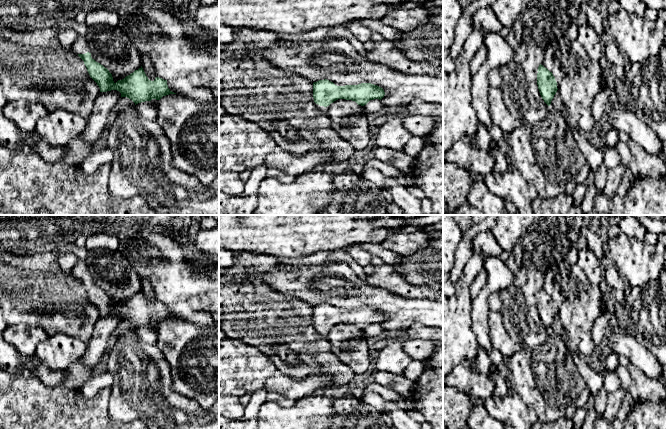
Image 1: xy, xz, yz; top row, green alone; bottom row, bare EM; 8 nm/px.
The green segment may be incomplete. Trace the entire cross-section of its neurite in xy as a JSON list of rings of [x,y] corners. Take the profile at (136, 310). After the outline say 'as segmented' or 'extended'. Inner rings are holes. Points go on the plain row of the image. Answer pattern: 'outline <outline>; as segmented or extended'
outline [[[79,259],[70,274],[84,285],[90,301],[97,307],[100,316],[117,314],[121,321],[131,323],[135,329],[176,318],[168,312],[167,304],[159,301],[154,305],[149,304],[142,290],[115,307],[109,294],[93,283],[88,259]]]; extended

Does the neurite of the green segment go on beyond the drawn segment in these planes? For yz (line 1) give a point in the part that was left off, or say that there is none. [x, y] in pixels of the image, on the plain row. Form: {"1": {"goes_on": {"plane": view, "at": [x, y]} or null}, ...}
{"1": {"goes_on": null}}

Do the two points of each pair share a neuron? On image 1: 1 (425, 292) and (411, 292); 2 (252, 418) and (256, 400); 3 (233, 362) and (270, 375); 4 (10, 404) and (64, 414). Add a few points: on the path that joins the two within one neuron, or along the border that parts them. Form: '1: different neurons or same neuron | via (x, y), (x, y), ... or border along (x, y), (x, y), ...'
1: same neuron | via (422, 292), (414, 292)
2: same neuron | via (252, 414), (254, 404)
3: same neuron | via (242, 369), (253, 370), (261, 374)
4: same neuron | via (23, 407), (51, 410)

